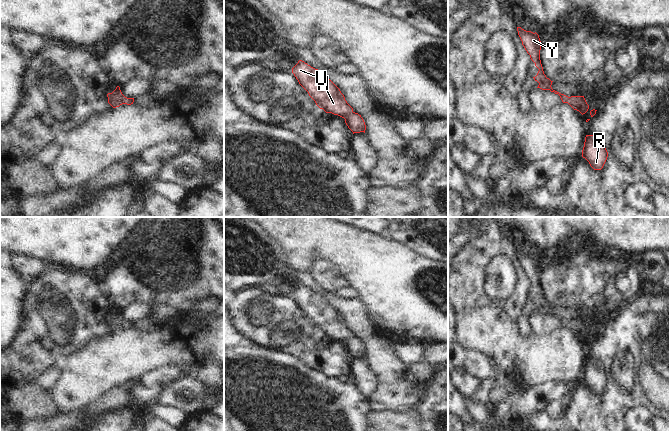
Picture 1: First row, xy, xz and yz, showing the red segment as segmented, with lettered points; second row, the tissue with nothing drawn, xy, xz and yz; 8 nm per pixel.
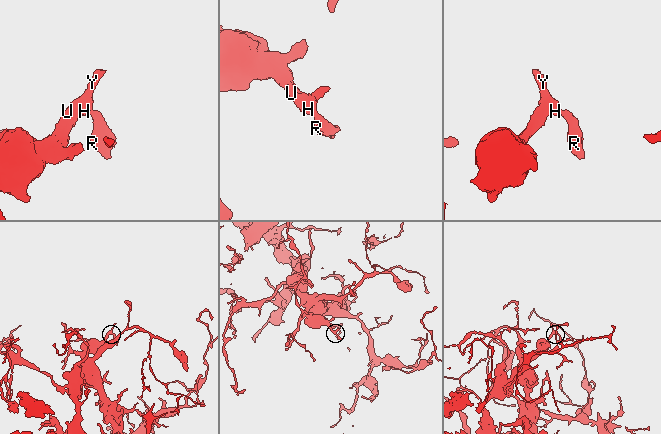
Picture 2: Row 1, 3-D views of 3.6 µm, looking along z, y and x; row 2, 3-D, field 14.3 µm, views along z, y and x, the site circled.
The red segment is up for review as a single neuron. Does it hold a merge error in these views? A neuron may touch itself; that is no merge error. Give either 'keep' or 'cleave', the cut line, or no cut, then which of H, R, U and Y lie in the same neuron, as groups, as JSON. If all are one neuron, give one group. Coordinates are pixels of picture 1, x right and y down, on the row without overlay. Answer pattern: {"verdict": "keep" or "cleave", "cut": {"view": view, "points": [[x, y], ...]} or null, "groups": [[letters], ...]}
{"verdict": "keep", "cut": null, "groups": [["H", "R", "U", "Y"]]}

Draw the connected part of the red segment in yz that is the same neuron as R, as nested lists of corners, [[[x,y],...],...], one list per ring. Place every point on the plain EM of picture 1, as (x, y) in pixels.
[[[586,359],[582,381],[589,386],[594,394],[601,394],[608,381],[602,363],[598,360]]]

